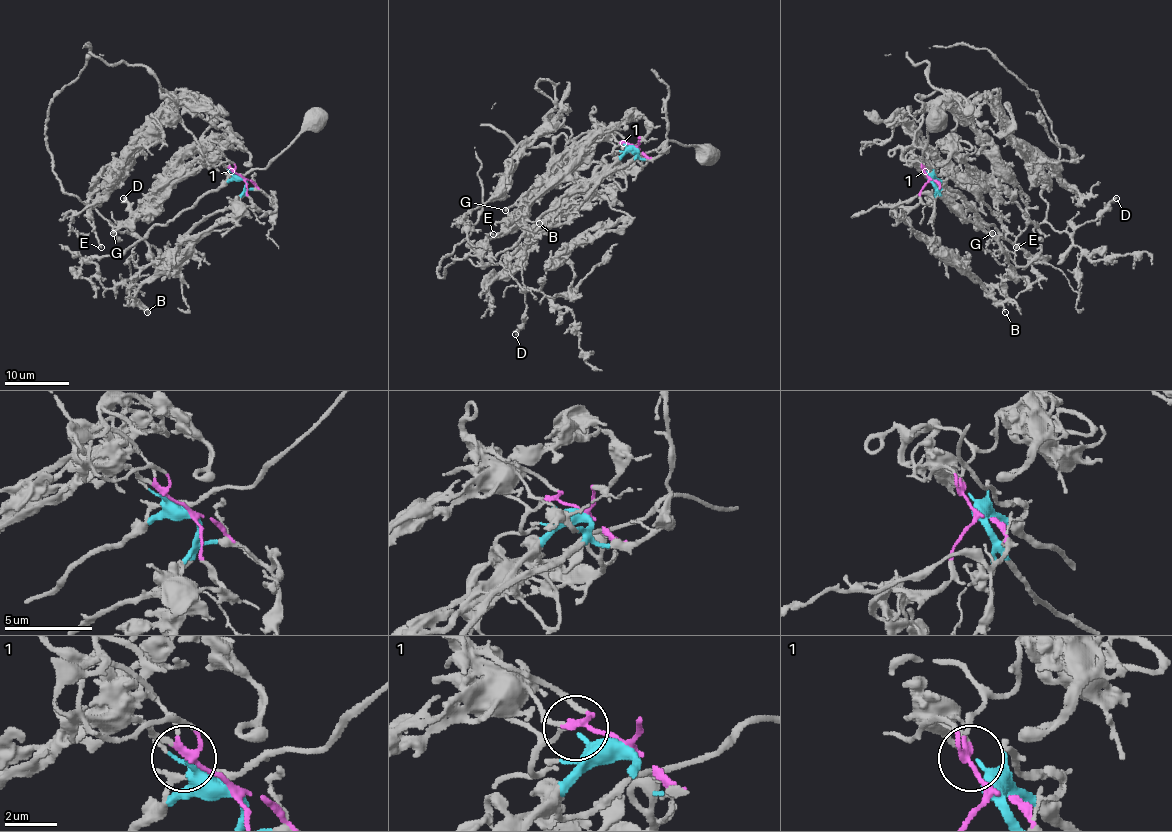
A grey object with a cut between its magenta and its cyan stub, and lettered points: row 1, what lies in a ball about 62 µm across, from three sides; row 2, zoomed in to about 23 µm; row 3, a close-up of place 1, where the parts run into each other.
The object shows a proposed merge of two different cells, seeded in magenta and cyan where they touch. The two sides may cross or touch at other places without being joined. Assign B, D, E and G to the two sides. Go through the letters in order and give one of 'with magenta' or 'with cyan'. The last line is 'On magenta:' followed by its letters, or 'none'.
B: with magenta
D: with magenta
E: with magenta
G: with magenta
On magenta: B, D, E, G

